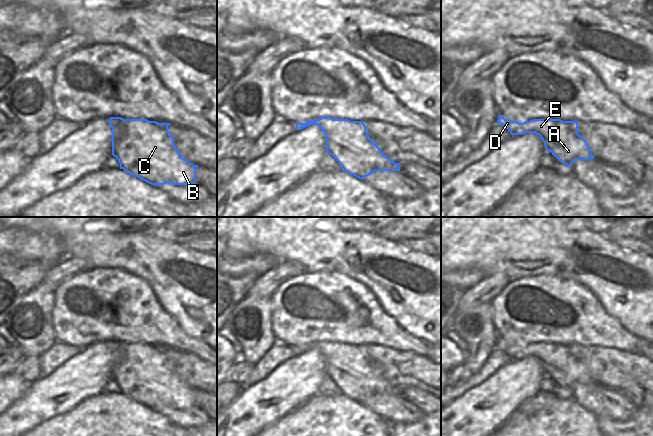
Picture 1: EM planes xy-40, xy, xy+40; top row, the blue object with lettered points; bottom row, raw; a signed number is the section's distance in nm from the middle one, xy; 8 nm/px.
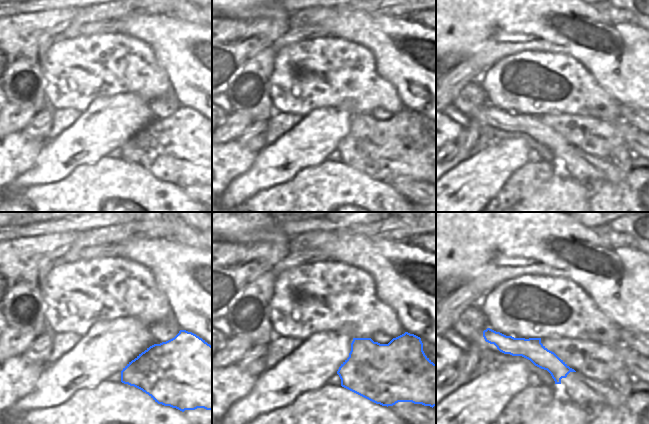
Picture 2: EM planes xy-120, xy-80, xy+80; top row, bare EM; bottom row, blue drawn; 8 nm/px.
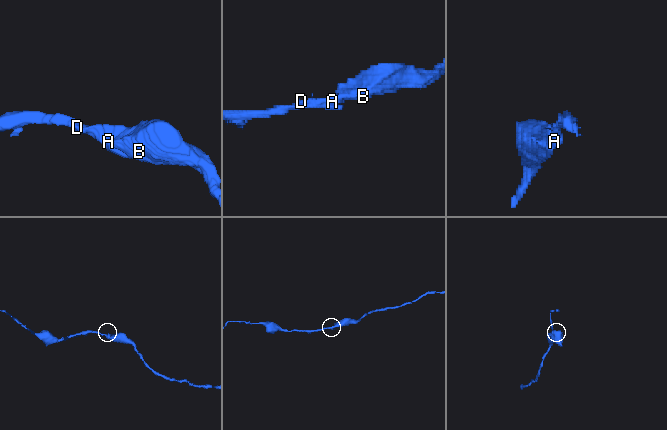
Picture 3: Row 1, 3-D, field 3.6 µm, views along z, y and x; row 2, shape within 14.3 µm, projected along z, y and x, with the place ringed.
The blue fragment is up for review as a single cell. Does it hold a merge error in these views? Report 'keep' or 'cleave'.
keep

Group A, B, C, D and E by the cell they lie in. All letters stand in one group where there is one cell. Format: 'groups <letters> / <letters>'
groups A B C D E

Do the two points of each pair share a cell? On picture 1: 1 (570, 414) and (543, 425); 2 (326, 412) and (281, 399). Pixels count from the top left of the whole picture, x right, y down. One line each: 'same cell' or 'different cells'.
1: same cell
2: different cells

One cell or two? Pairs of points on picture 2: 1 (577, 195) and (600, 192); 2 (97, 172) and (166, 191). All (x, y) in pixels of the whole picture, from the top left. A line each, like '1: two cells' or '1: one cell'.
1: two cells
2: one cell

